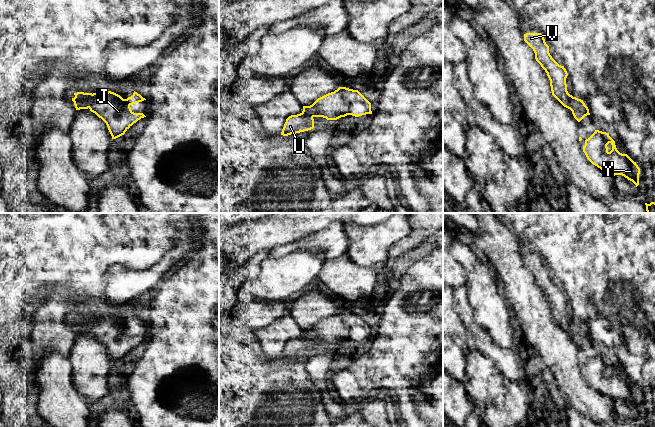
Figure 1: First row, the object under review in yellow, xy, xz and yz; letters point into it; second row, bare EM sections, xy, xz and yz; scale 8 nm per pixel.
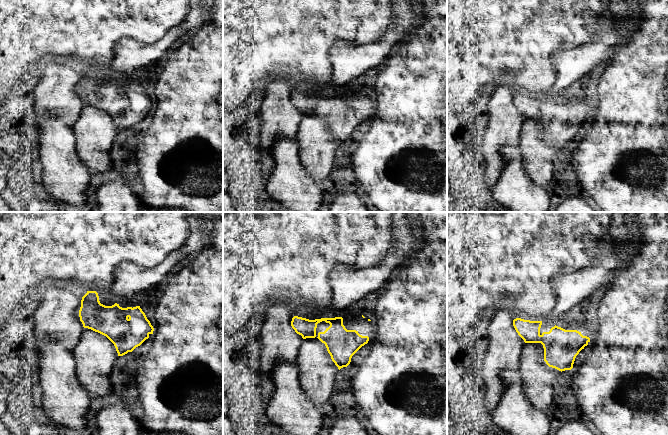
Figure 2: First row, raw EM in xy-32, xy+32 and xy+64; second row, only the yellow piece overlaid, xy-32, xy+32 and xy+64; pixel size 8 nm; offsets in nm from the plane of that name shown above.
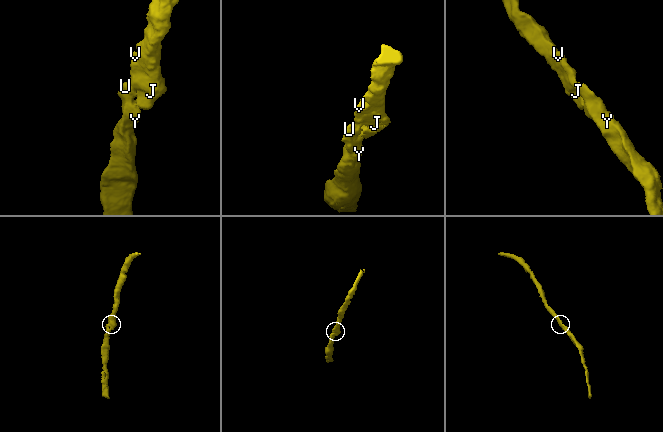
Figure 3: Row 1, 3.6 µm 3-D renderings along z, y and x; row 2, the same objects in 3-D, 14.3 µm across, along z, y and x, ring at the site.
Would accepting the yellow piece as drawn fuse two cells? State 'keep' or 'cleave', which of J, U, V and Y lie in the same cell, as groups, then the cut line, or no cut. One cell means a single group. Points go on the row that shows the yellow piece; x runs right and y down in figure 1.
keep; J U V Y; no cut

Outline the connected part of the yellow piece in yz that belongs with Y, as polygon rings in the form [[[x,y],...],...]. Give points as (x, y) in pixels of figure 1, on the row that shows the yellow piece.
[[[595,130],[583,147],[587,159],[610,175],[622,175],[639,185],[640,168],[627,154],[620,153],[609,133]]]

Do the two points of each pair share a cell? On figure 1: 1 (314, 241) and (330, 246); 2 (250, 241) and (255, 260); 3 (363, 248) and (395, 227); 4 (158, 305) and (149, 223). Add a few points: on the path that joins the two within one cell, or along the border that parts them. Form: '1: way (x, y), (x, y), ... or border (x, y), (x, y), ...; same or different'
1: way (318, 241), (326, 242); same
2: border (262, 251), (253, 254), (242, 264), (233, 266); different
3: way (371, 241), (382, 239), (387, 235); same
4: border (168, 270), (159, 285), (148, 296); different

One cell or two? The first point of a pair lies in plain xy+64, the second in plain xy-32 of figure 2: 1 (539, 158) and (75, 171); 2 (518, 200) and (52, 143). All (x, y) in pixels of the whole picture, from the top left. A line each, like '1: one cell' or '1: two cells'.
1: two cells
2: one cell

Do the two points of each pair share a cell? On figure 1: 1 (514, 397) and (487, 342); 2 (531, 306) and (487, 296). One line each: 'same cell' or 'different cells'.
1: different cells
2: different cells

